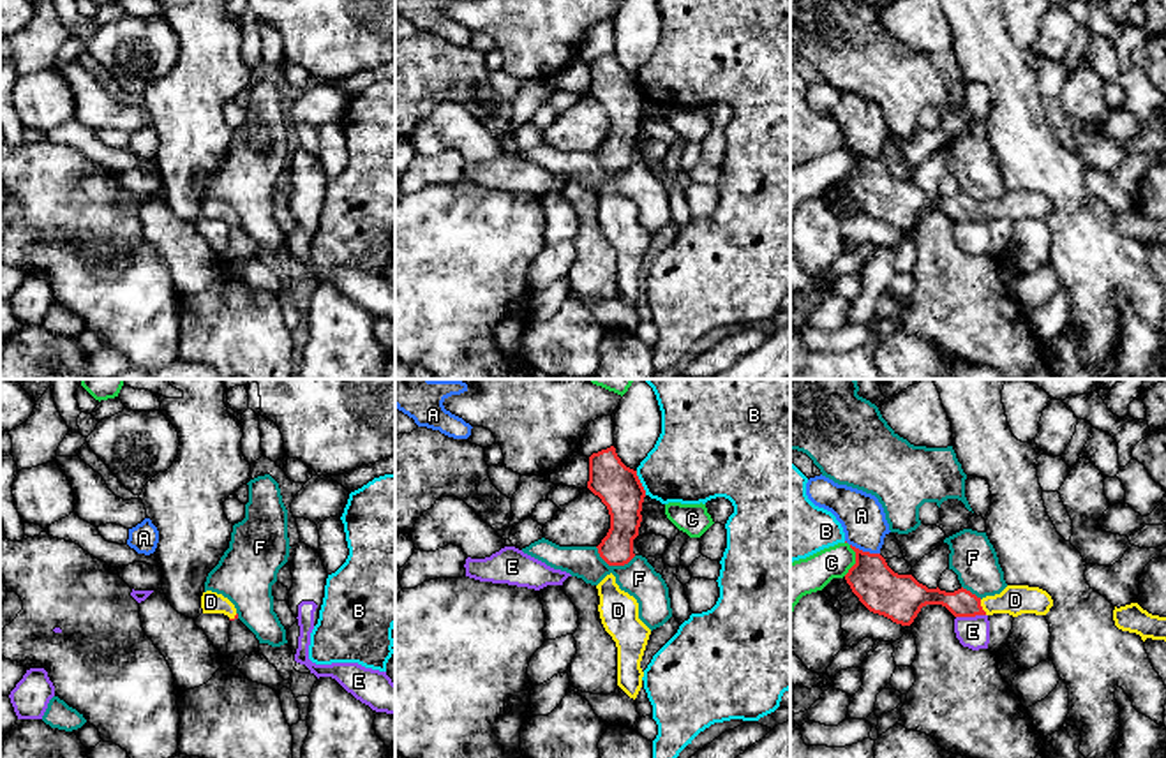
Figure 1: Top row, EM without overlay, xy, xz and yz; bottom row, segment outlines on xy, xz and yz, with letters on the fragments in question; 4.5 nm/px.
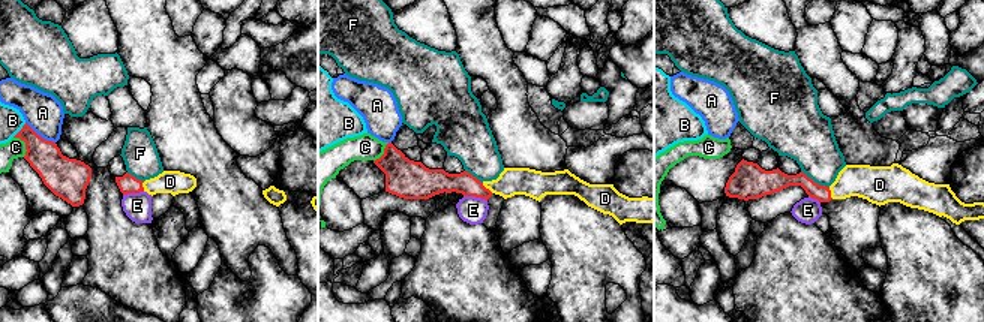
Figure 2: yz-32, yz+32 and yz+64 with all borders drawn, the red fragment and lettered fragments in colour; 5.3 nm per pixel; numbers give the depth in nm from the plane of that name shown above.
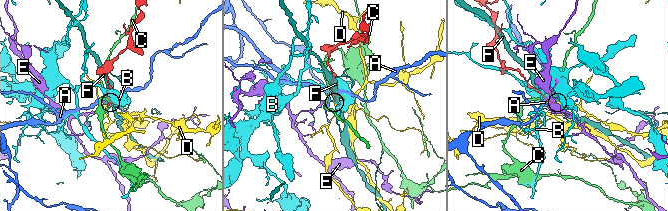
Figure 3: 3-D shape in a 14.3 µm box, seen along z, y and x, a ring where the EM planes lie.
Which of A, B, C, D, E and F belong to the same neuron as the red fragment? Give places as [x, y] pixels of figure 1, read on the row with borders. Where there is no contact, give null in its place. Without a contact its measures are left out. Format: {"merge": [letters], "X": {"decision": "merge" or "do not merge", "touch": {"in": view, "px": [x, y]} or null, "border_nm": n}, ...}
{"merge": ["D"], "A": {"decision": "do not merge", "touch": {"in": "yz", "px": [865, 552]}, "border_nm": 140}, "B": {"decision": "do not merge", "touch": {"in": "xz", "px": [641, 483]}, "border_nm": 120}, "C": {"decision": "do not merge", "touch": {"in": "yz", "px": [856, 561]}, "border_nm": 150}, "D": {"decision": "merge", "touch": {"in": "yz", "px": [981, 607]}, "border_nm": 80}, "E": {"decision": "do not merge", "touch": {"in": "yz", "px": [971, 616]}, "border_nm": 140}, "F": {"decision": "do not merge", "touch": {"in": "xz", "px": [614, 564]}, "border_nm": 200}}

